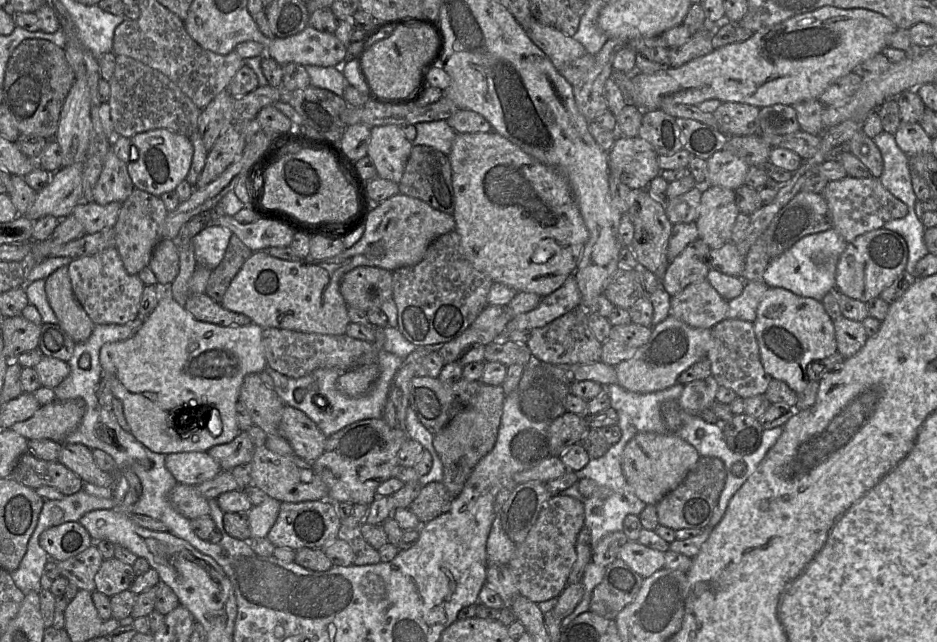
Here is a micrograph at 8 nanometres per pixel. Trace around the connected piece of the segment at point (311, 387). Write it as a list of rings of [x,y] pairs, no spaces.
[[[384,349],[378,354],[380,375],[374,386],[360,397],[349,397],[337,387],[337,380],[344,372],[334,368],[318,368],[300,378],[287,377],[270,366],[265,371],[274,381],[274,390],[284,404],[304,412],[326,437],[340,431],[344,427],[364,419],[381,418],[388,393],[395,374],[402,366],[403,359]]]

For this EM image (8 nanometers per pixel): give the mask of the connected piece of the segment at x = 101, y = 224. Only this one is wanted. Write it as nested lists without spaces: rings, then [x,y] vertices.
[[[79,202],[71,215],[84,227],[87,234],[94,234],[103,229],[113,228],[117,222],[122,203],[111,202],[99,205],[95,202]]]

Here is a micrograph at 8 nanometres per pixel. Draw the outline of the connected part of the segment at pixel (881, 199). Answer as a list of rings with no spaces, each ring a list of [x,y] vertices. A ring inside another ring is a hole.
[[[846,176],[843,179],[827,183],[822,193],[831,214],[832,228],[849,243],[866,232],[883,228],[892,219],[904,218],[908,213],[907,205],[890,193],[879,178],[854,178]]]

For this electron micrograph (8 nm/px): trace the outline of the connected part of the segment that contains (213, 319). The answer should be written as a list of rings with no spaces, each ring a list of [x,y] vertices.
[[[190,293],[184,308],[198,321],[223,327],[240,327],[252,323],[248,316],[225,309],[222,304],[215,302],[206,293]]]

